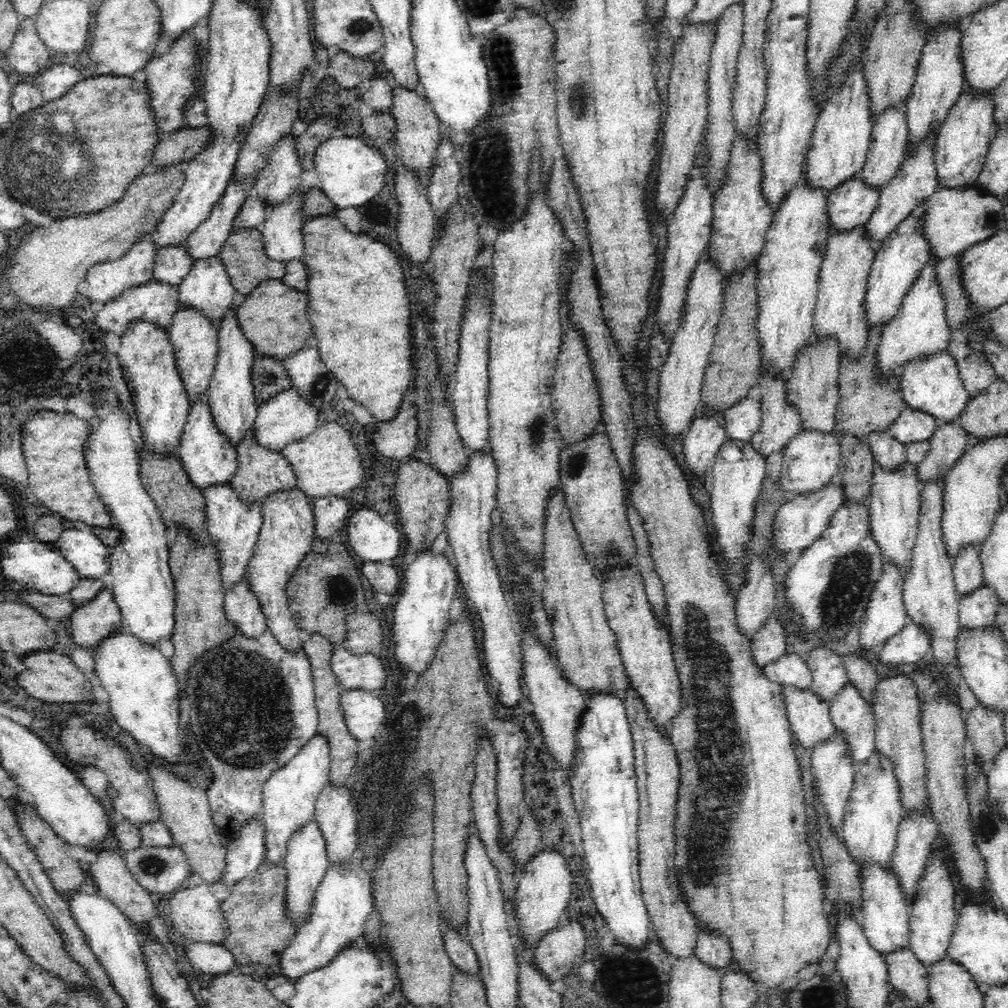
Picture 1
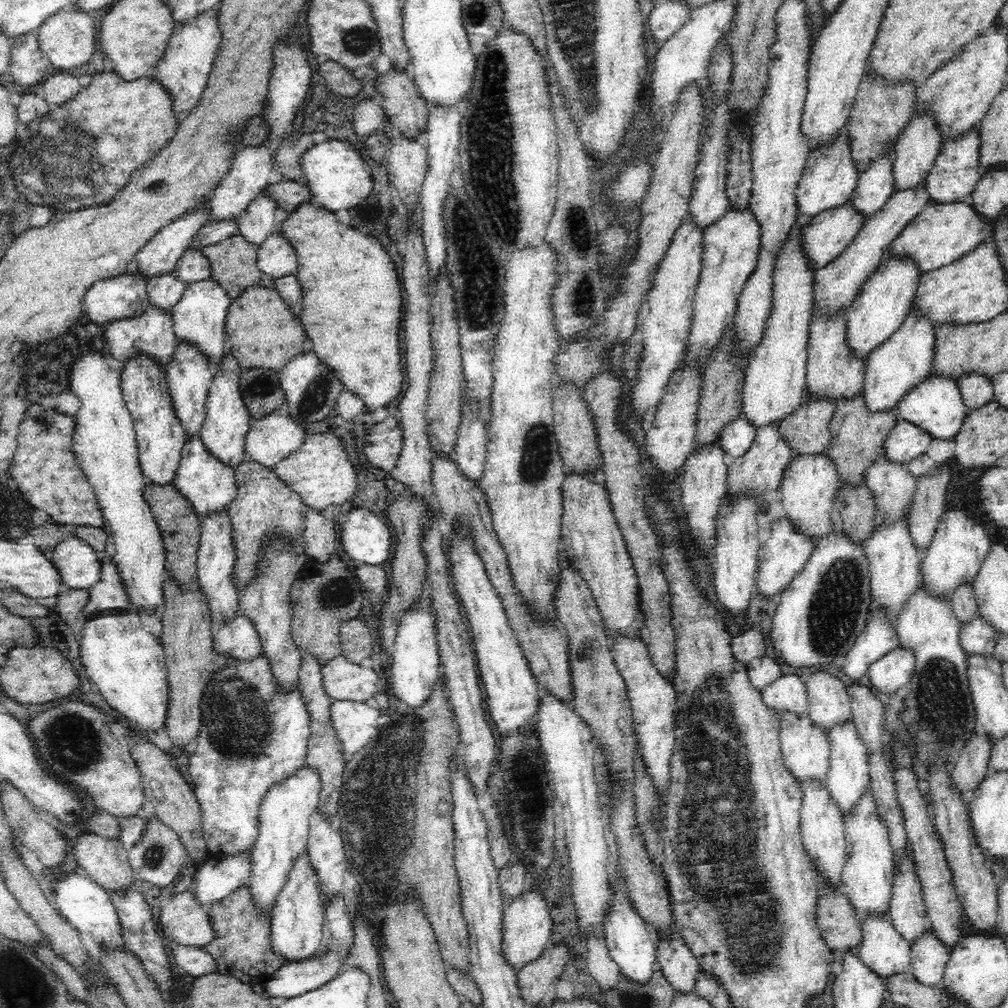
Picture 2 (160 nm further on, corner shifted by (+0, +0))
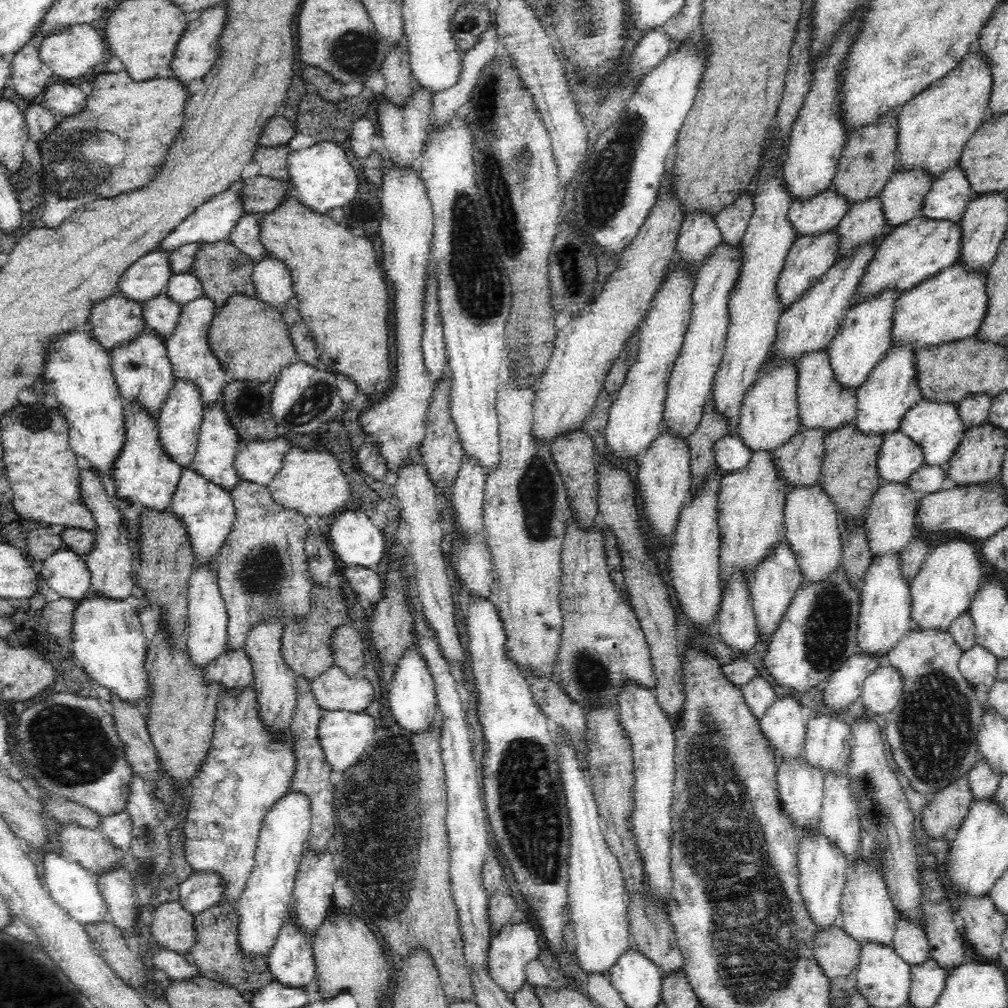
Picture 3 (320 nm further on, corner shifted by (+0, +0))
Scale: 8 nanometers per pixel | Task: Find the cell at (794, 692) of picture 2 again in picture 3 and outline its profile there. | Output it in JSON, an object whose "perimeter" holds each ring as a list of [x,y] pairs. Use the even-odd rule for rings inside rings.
{"perimeter":[[[796,694],[776,697],[760,718],[764,737],[775,751],[775,758],[796,758],[805,750],[805,734],[809,713],[800,704]]]}

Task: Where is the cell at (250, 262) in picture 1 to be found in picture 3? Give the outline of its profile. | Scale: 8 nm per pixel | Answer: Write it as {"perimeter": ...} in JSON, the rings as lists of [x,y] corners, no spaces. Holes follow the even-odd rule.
{"perimeter":[[[226,238],[221,241],[204,243],[202,248],[196,252],[196,260],[194,260],[191,270],[195,272],[202,282],[203,295],[210,296],[217,307],[222,308],[228,298],[233,295],[255,296],[257,294],[256,286],[252,279],[254,266],[252,257],[242,253],[234,243]]]}

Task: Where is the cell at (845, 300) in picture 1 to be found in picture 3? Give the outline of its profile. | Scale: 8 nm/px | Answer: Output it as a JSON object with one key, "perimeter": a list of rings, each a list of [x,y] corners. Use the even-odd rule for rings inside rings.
{"perimeter":[[[829,346],[820,350],[812,350],[804,353],[798,360],[798,400],[801,426],[824,427],[826,433],[834,430],[850,419],[856,419],[857,390],[852,387],[844,387],[840,379],[836,377],[835,370],[830,362]]]}

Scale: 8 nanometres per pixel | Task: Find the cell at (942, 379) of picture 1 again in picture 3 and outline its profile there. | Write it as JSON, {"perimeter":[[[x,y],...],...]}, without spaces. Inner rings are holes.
{"perimeter":[[[922,397],[919,402],[906,410],[904,418],[900,420],[899,429],[912,437],[918,445],[922,445],[924,462],[946,466],[959,445],[965,428],[956,402]]]}

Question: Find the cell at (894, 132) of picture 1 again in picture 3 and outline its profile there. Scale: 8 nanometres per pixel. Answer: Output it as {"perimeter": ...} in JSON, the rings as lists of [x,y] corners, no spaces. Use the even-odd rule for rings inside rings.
{"perimeter":[[[881,193],[850,203],[848,212],[838,224],[840,258],[857,244],[871,241],[881,233],[886,223]]]}

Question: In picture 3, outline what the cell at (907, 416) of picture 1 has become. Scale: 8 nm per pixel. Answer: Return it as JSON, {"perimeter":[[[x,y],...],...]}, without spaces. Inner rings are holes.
{"perimeter":[[[898,428],[885,436],[878,458],[878,470],[884,480],[906,483],[908,476],[923,463],[922,445],[904,431]]]}

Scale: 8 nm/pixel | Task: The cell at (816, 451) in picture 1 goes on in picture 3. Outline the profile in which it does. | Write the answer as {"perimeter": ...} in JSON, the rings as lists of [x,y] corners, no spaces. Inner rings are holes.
{"perimeter":[[[823,482],[792,485],[785,494],[785,538],[798,557],[802,583],[823,579],[840,564],[842,550],[842,522],[838,507],[824,489]]]}

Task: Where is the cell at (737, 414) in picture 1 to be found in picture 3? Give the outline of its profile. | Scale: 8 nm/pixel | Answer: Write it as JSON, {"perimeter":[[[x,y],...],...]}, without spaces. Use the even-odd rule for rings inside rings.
{"perimeter":[[[728,433],[715,444],[716,465],[726,474],[728,471],[742,468],[751,459],[752,449],[744,443],[739,433]]]}

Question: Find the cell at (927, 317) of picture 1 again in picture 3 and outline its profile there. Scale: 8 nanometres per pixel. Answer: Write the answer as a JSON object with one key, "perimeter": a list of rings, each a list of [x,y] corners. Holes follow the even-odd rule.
{"perimeter":[[[893,342],[888,352],[866,375],[857,390],[856,425],[864,433],[891,433],[899,428],[906,410],[922,398],[918,367],[917,348],[911,342]]]}

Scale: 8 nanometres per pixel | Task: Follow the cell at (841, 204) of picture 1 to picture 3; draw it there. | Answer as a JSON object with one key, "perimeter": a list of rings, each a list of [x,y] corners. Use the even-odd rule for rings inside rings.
{"perimeter":[[[838,226],[829,228],[823,233],[798,235],[794,244],[790,247],[786,257],[786,265],[781,272],[778,282],[778,293],[787,309],[790,305],[796,303],[800,296],[804,294],[809,287],[812,287],[822,274],[830,270],[834,263],[840,257],[840,233]]]}

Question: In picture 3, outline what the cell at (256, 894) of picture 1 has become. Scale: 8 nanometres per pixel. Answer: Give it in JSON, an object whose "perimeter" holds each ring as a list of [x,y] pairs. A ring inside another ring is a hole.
{"perimeter":[[[220,902],[194,915],[198,940],[185,953],[189,963],[198,965],[200,976],[235,986],[241,993],[245,990],[256,992],[261,986],[272,981],[272,971],[268,967],[267,955],[244,953],[240,949],[240,915],[237,902]]]}

